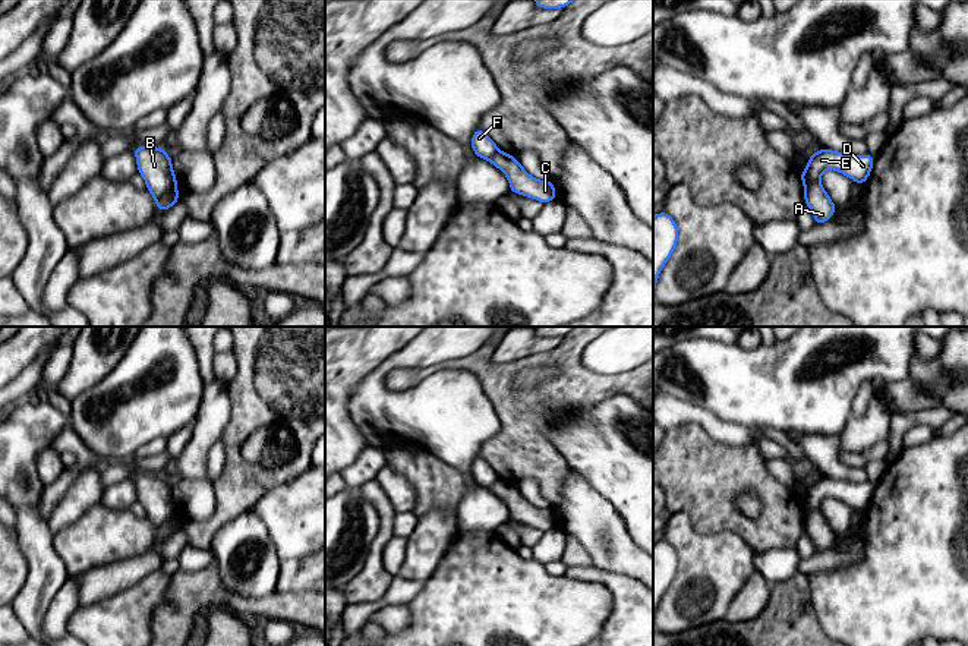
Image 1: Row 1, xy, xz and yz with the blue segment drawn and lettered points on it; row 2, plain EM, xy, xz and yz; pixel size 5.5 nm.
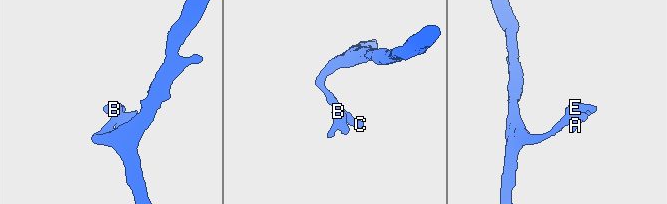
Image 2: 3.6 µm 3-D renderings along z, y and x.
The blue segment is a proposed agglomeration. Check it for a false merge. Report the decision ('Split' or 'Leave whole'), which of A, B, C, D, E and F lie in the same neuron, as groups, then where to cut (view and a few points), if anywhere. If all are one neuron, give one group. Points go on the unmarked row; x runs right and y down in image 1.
Split. Groups: A C / B D E F. Split along xy (176, 510), (157, 532)

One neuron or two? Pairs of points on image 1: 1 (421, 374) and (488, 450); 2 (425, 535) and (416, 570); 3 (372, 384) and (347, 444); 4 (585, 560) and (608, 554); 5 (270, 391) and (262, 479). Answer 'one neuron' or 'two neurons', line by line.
1: one neuron
2: one neuron
3: two neurons
4: two neurons
5: one neuron

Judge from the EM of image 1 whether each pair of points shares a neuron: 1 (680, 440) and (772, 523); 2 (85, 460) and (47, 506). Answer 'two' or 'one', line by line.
1: one
2: one

